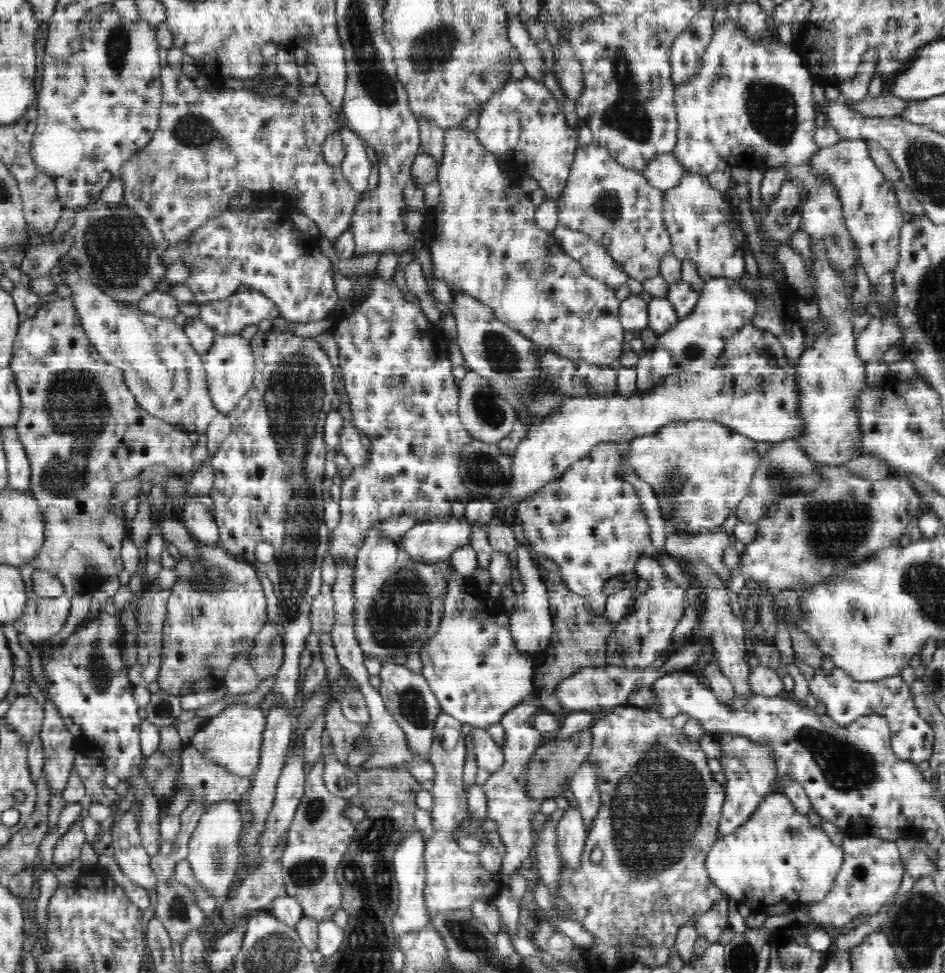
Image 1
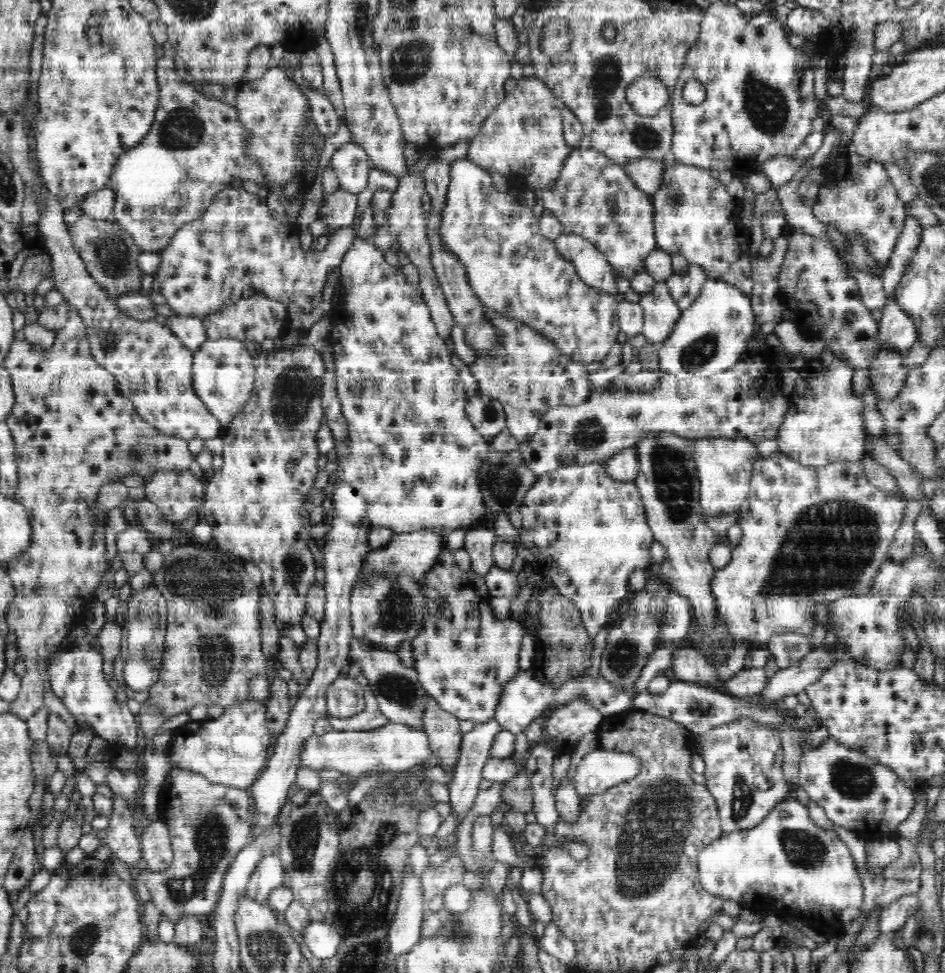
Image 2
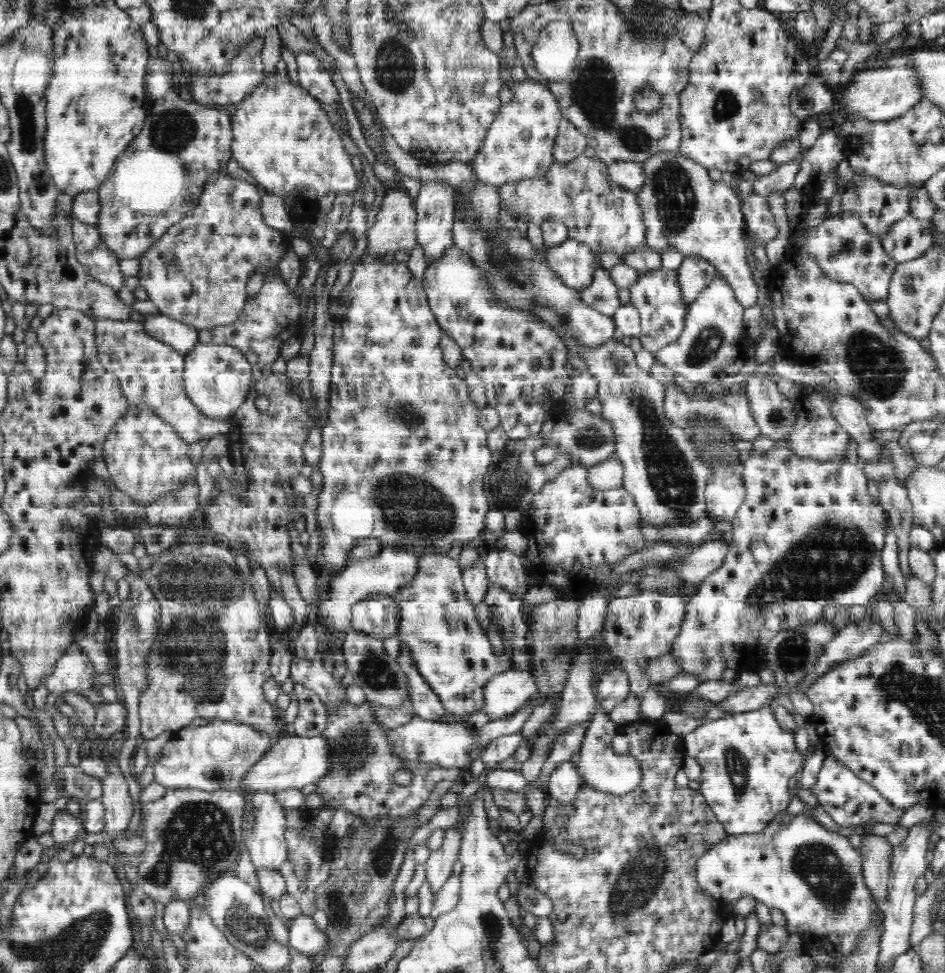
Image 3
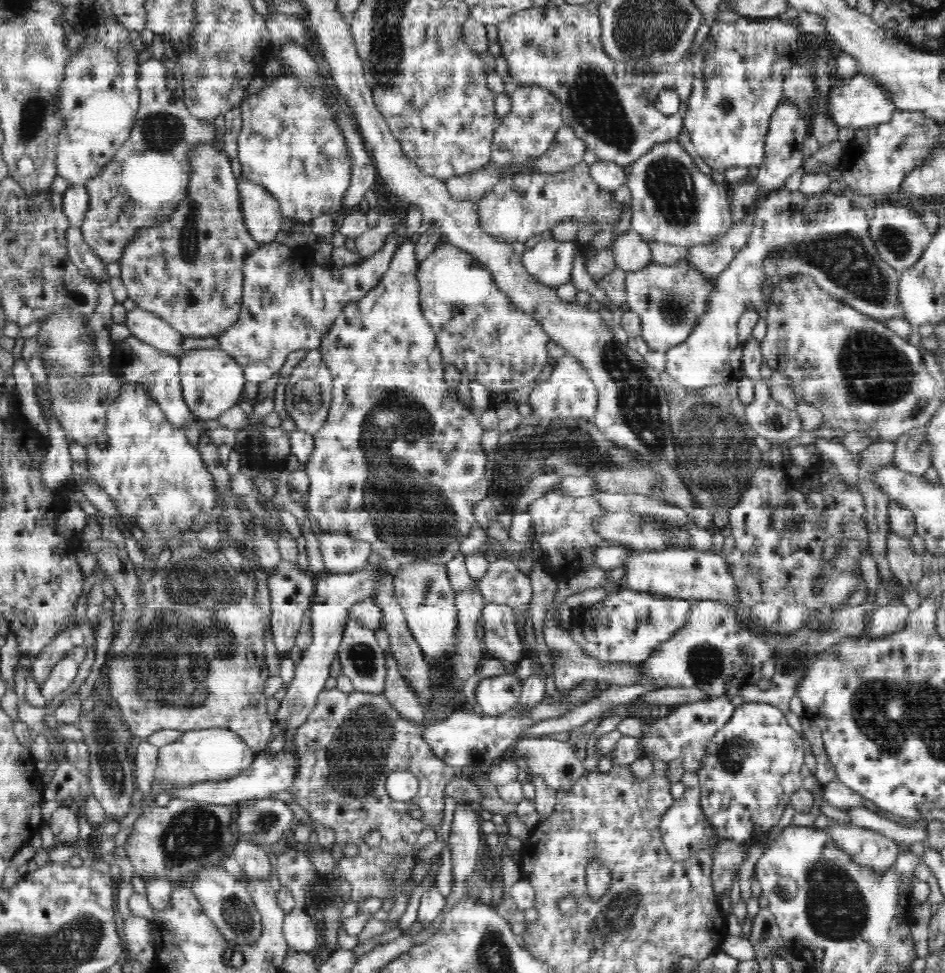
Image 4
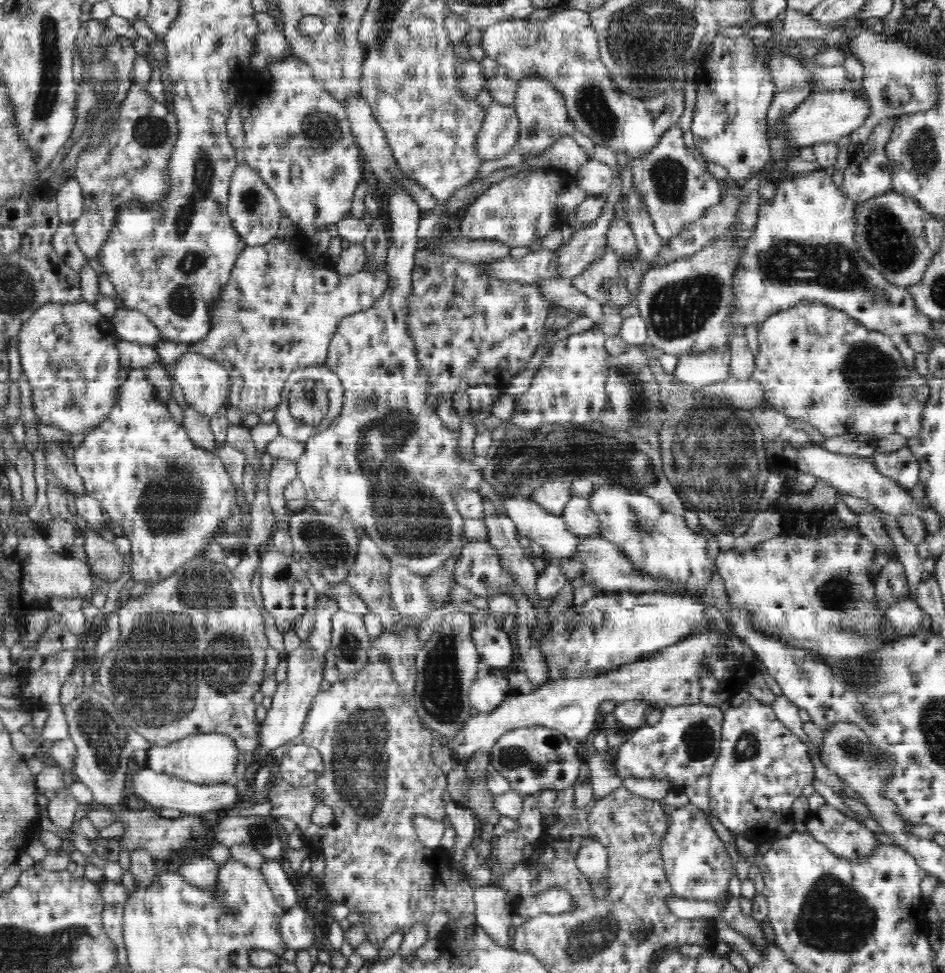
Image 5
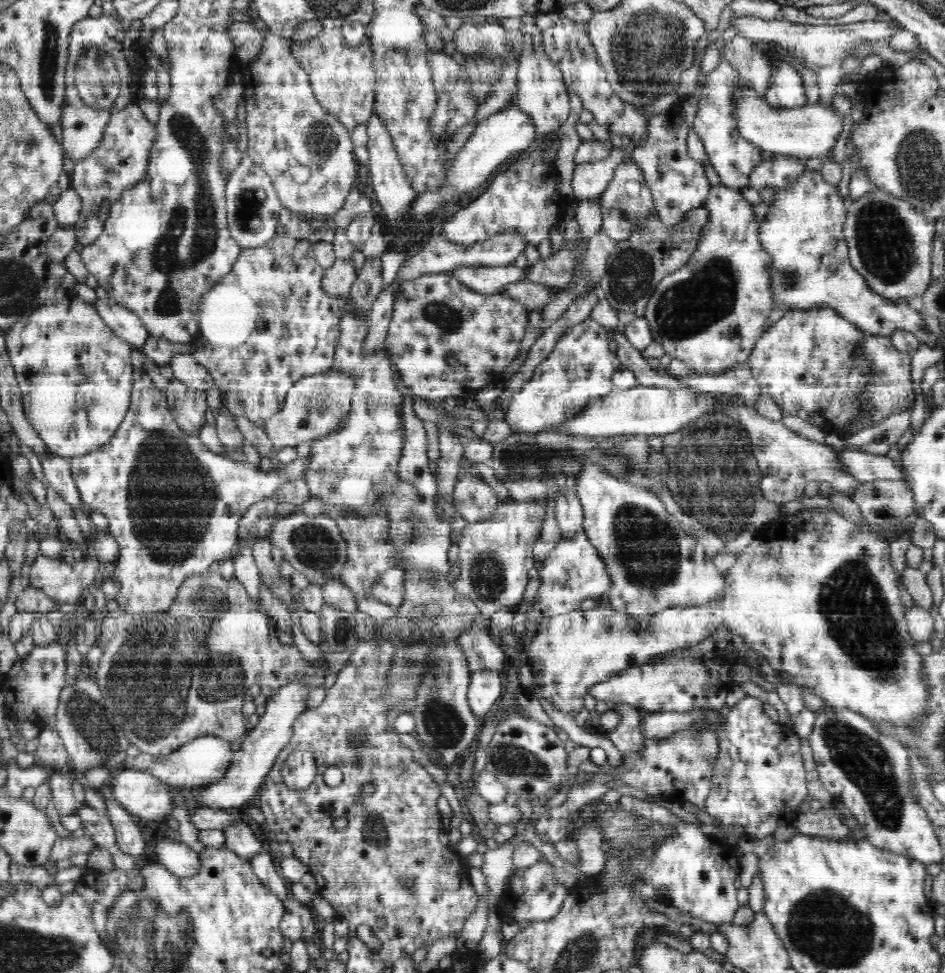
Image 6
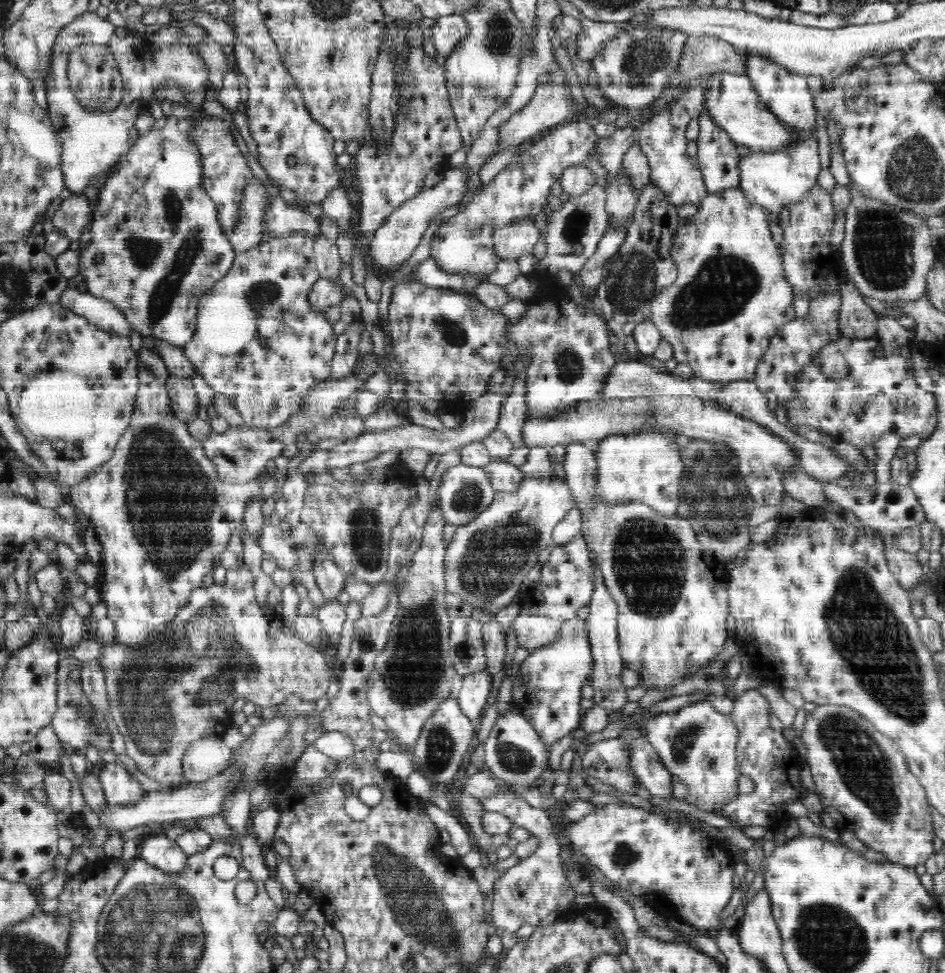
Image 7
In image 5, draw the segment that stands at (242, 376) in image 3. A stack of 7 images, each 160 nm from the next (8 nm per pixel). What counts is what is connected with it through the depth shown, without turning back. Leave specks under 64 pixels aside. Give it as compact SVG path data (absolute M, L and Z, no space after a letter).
M191 351L174 364L174 377L193 410L211 417L228 405L228 370L212 358Z

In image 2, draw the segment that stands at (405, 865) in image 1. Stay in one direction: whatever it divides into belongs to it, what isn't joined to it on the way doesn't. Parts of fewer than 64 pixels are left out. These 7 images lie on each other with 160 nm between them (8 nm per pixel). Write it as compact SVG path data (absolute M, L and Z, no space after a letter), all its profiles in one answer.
M404 872L403 886L398 902L398 908L394 919L390 923L391 925L389 926L387 934L389 952L394 957L408 952L414 945L418 944L418 941L423 937L421 935L421 926L426 909L423 899L422 880L417 878L414 872L409 875Z

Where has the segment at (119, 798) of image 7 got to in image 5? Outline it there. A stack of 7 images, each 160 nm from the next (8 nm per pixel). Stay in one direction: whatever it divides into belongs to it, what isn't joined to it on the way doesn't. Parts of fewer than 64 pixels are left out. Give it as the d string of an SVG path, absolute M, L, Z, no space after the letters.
M147 766L135 772L132 778L132 792L136 798L144 800L153 808L175 808L182 814L214 815L218 809L232 808L238 798L238 791L233 781L216 784L196 784L180 780L170 774L158 774Z

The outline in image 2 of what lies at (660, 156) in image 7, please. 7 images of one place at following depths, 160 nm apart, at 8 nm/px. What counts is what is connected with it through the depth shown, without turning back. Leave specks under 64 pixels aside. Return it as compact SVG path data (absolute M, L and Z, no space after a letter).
M674 161L664 165L662 182L651 193L651 201L658 249L681 254L688 262L702 267L710 278L720 278L749 296L754 286L750 233L738 217L740 202L728 193L726 185L713 178L709 170Z

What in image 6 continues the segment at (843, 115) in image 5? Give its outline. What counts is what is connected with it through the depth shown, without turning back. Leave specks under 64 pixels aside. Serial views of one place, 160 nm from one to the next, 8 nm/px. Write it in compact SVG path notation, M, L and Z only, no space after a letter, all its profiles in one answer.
M748 87L742 89L733 100L733 119L739 135L754 147L778 156L798 157L802 160L826 156L842 131L842 116L833 106L822 106L816 102L798 108L777 109Z

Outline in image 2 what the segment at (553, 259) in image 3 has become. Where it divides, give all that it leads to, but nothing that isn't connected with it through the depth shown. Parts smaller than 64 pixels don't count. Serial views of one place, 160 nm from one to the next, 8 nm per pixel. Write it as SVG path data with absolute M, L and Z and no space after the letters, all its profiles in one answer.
M564 233L556 238L555 243L562 258L565 258L568 262L571 262L574 265L575 271L583 284L592 286L594 289L599 289L610 295L618 291L616 288L616 282L614 281L614 277L616 277L617 273L607 261L605 254L602 254L593 243L578 234Z

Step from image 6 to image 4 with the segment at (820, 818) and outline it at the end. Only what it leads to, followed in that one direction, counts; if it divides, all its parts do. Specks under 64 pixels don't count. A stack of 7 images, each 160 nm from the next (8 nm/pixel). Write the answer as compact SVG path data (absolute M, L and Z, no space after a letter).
M831 821L826 832L836 847L844 850L858 865L868 866L875 872L886 872L900 856L899 844L884 834L859 828L851 822Z

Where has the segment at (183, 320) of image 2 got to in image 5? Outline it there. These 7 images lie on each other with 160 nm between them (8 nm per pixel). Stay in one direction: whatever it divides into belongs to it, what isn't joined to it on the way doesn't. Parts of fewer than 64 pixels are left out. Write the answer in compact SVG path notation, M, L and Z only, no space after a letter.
M132 308L117 309L111 317L113 329L126 342L138 342L141 346L154 346L164 340L150 318L143 312Z

